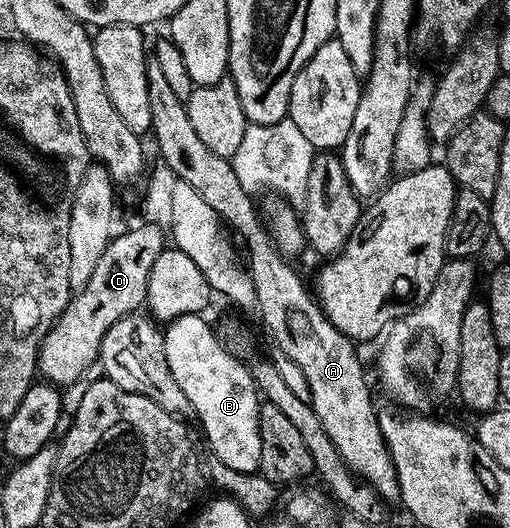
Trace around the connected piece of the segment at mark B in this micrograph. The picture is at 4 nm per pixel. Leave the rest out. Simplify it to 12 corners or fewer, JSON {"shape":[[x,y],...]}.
{"shape":[[207,317],[163,331],[166,364],[215,461],[262,460],[252,371]]}

